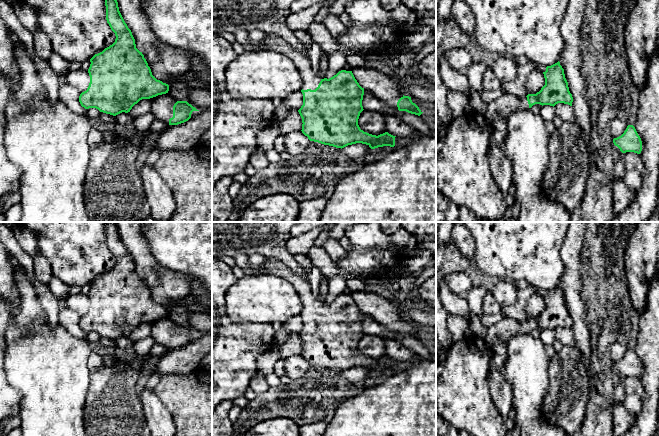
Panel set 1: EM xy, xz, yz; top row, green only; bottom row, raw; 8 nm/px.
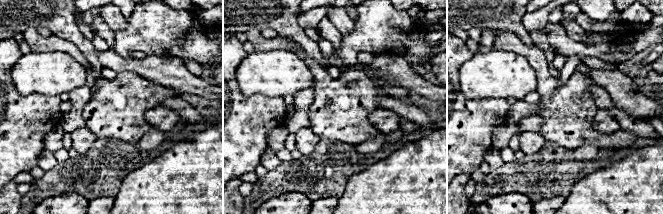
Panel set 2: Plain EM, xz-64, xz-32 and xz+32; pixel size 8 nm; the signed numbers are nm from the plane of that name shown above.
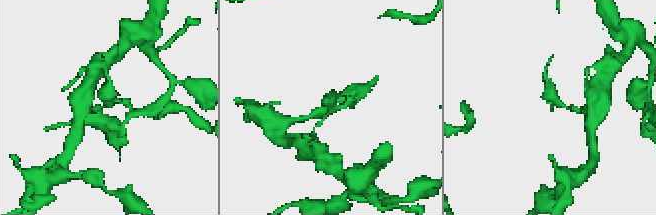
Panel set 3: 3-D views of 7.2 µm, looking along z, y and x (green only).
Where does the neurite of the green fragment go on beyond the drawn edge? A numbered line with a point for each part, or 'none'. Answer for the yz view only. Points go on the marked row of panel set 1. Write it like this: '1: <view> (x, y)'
1: yz (498, 109)

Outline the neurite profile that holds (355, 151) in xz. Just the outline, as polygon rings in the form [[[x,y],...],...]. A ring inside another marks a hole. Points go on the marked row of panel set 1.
[[[356,143],[342,148],[342,153],[348,159],[361,159],[367,151],[371,149],[369,145]]]

